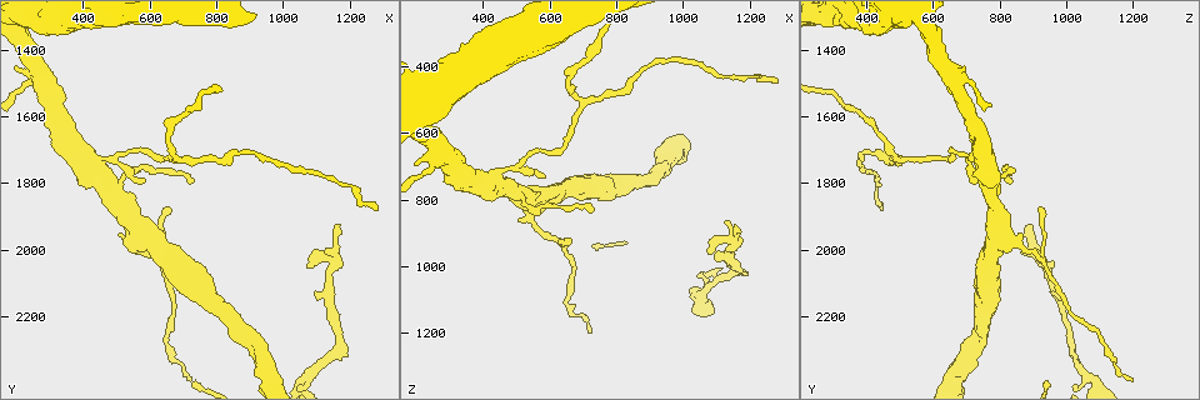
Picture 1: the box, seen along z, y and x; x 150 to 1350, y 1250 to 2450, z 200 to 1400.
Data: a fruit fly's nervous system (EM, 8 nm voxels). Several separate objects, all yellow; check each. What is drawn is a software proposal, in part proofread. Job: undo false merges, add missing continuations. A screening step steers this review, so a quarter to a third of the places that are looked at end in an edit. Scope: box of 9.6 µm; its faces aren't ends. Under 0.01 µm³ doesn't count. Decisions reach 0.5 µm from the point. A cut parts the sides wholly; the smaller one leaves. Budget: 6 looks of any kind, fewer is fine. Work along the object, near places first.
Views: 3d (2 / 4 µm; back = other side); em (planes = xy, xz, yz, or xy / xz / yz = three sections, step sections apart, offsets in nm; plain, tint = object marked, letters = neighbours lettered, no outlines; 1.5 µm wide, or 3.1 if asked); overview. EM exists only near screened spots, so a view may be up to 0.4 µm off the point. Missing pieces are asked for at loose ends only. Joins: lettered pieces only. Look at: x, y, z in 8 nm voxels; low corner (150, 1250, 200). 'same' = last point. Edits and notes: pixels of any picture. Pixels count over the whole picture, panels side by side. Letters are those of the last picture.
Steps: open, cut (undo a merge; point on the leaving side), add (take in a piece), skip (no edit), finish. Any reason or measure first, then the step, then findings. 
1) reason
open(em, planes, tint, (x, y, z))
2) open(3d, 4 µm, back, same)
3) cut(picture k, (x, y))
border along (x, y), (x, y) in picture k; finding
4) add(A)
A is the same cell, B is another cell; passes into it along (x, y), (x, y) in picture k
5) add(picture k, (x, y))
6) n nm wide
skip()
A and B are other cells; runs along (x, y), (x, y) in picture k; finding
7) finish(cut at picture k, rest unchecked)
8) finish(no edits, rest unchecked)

calibre changes
open(em, yz, step 8, tint, (630, 2030, 920))

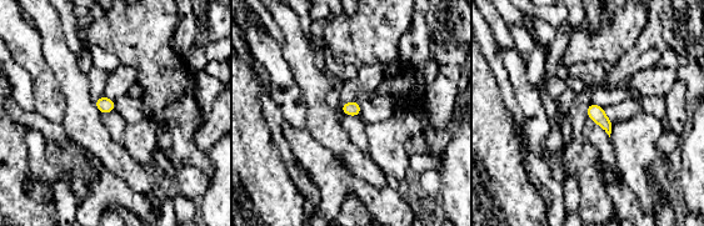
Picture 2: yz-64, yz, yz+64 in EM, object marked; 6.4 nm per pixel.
open(em, planes, letters, same)

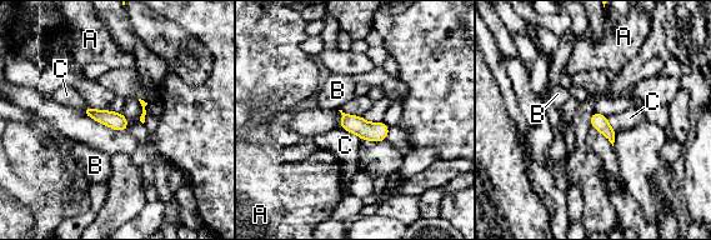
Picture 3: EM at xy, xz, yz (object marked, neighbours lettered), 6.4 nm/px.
100 nm wide
skip()
A, B and C are other cells; all the same cell

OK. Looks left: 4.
sudden change in width
open(em, yz, step 8, tint, (520, 1760, 710))

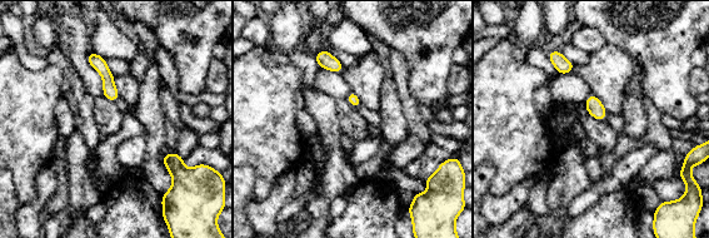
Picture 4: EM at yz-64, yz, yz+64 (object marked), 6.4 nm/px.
open(em, xz, step 4, tint, same)

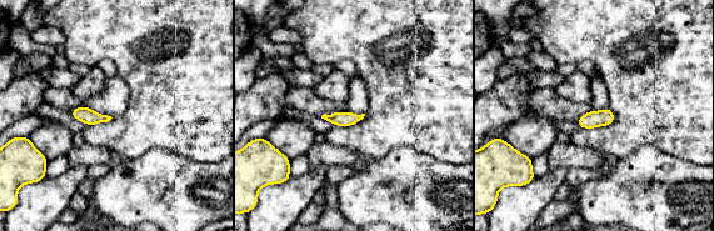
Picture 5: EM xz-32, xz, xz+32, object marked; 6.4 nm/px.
open(em, xz, step 4, letters, same)

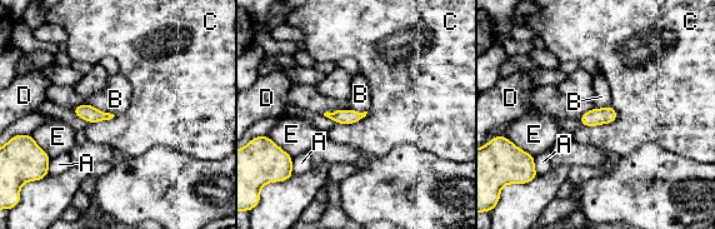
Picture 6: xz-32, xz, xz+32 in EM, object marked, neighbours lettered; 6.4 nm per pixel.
skip()
A, B, C, D and E are other cells; border along (90, 104), (114, 115) in picture 6; continuous, no second cell

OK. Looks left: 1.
finish(no edits, rest unchecked)

